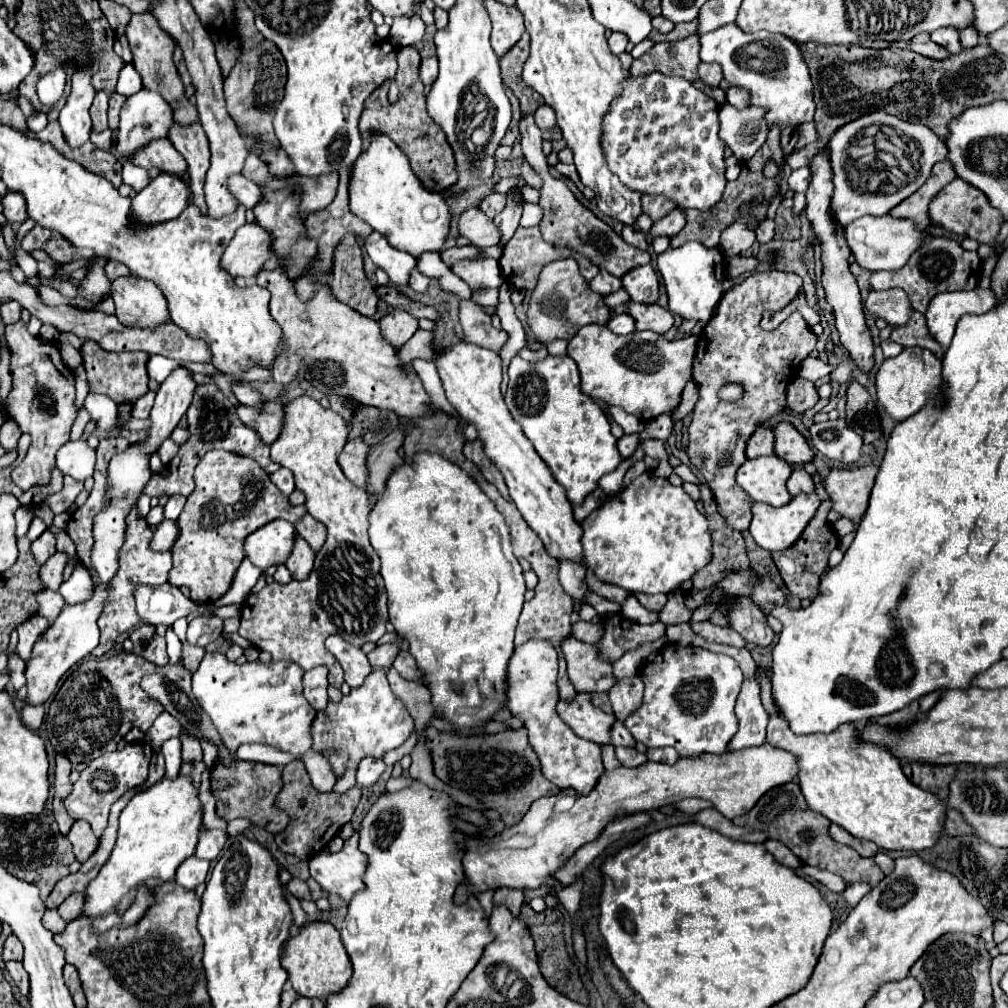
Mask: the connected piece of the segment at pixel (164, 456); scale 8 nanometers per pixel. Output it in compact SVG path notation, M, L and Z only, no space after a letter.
M168 438L168 440L164 440L164 442L162 442L162 446L160 446L158 454L160 454L160 460L162 460L164 464L168 464L168 462L178 454L178 446Z

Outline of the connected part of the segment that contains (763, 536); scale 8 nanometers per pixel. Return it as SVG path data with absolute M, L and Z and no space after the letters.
M814 492L798 494L780 508L752 502L752 522L748 530L758 546L766 550L784 550L796 542L818 506L820 500Z

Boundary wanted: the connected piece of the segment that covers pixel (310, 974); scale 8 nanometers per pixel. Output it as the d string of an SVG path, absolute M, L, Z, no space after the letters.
M308 922L306 926L298 928L296 934L292 934L282 948L282 966L290 974L288 980L292 982L294 990L302 996L318 996L324 1000L328 994L344 988L348 984L348 978L352 976L352 964L342 946L340 932L330 922Z

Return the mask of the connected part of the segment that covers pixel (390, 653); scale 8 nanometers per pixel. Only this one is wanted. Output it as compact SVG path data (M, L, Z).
M396 644L376 646L376 648L368 654L368 660L370 660L372 668L390 668L392 662L394 662L394 658L396 658L396 650L398 650Z

